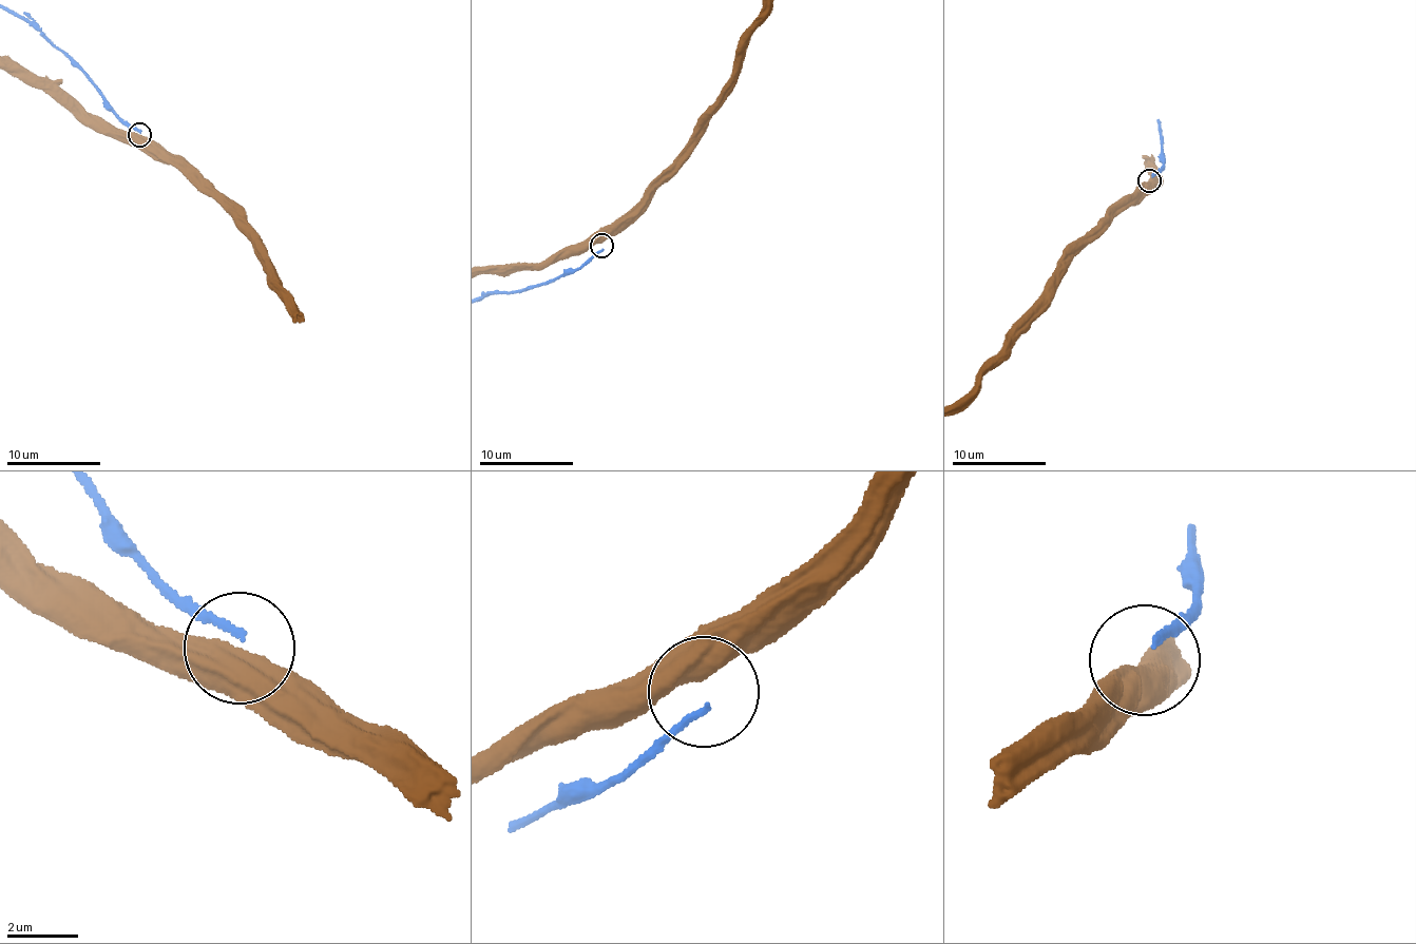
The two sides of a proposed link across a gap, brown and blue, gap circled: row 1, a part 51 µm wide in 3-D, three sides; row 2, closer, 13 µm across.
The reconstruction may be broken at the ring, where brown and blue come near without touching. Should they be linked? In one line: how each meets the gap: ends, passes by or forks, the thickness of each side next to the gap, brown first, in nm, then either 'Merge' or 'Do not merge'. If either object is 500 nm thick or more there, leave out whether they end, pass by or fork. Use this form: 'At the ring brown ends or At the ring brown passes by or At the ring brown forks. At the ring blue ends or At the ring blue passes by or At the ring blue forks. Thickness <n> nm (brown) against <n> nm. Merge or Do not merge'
Thickness 850 nm (brown) against 190 nm. Do not merge

